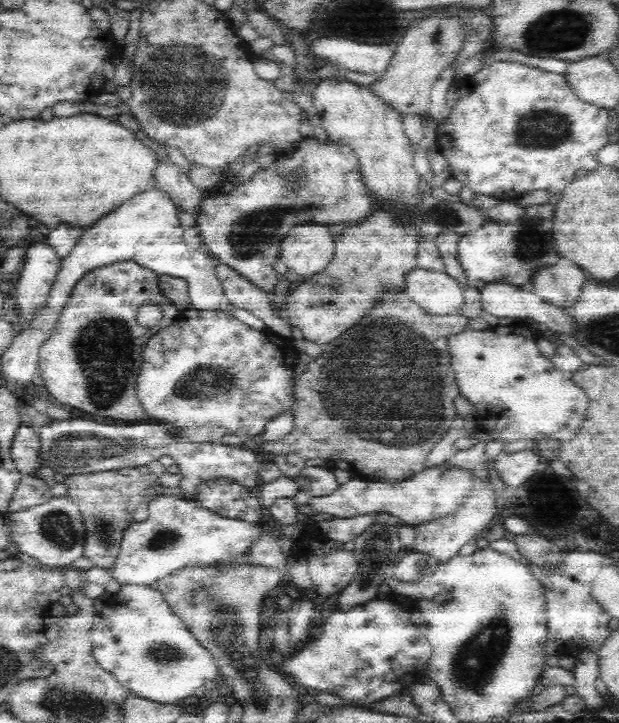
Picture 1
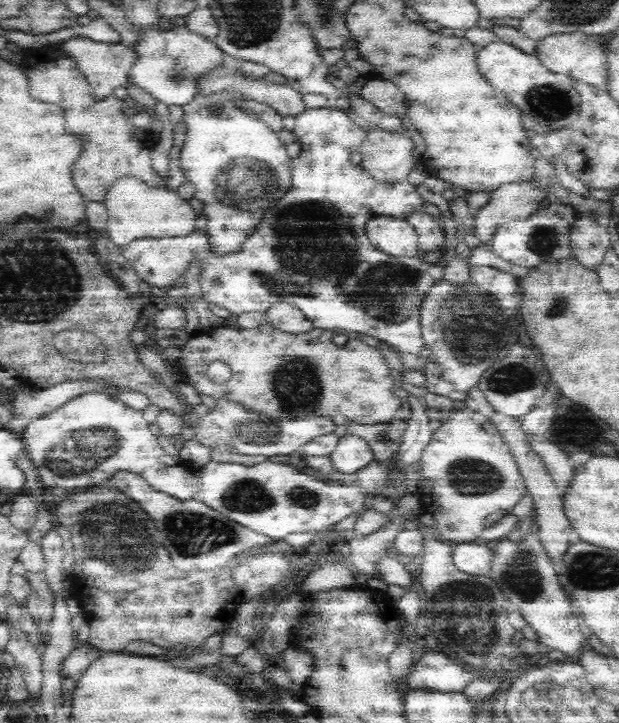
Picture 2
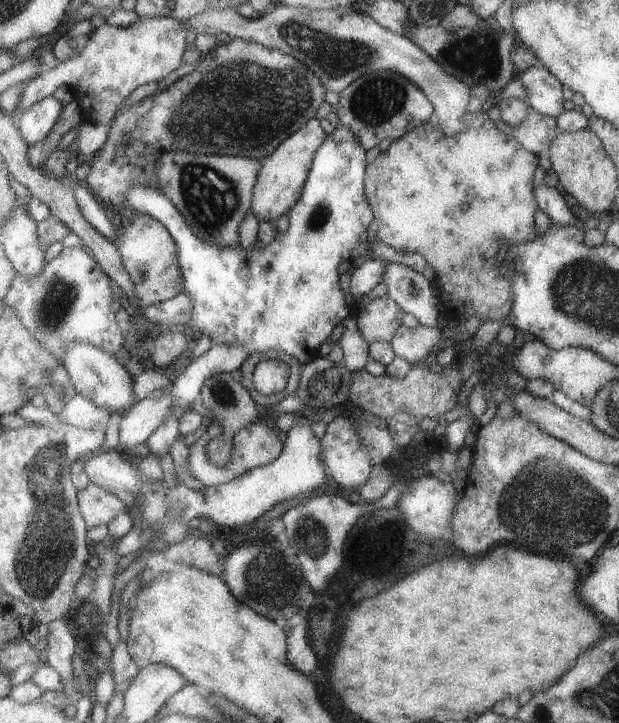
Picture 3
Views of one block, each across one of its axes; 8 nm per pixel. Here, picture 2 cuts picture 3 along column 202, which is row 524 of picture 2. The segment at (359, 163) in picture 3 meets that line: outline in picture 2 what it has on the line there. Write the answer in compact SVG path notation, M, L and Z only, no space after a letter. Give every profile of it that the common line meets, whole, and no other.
M344 436L329 460L338 473L358 474L358 486L325 483L280 462L246 467L230 462L214 462L212 459L202 467L200 473L200 500L240 526L272 541L285 540L292 532L325 532L348 514L360 510L366 500L365 491L372 494L378 486L382 486L387 475L383 468L375 464L374 451L368 441L360 436Z

